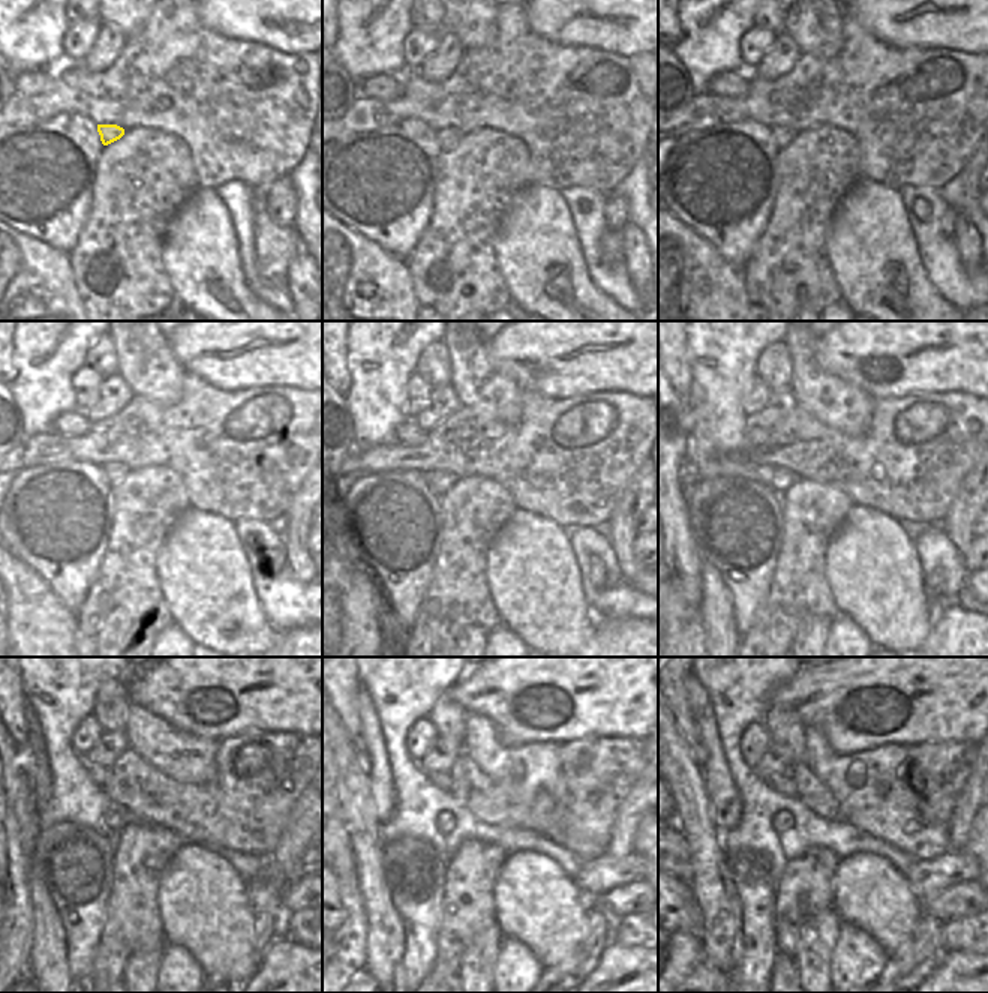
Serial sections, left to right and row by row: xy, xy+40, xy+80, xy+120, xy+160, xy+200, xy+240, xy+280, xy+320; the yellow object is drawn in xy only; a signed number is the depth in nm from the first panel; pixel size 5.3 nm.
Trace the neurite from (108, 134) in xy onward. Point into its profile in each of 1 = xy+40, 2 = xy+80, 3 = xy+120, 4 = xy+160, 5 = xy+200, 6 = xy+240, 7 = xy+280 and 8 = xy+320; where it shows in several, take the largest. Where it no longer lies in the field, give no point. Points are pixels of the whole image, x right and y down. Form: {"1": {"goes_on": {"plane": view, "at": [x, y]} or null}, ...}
{"1": {"goes_on": {"plane": "xy+40", "at": [447, 138]}}, "2": {"goes_on": {"plane": "xy+80", "at": [783, 137]}}, "3": {"goes_on": {"plane": "xy+120", "at": [114, 473]}}, "4": {"goes_on": {"plane": "xy+160", "at": [441, 480]}}, "5": {"goes_on": {"plane": "xy+200", "at": [781, 479]}}, "6": {"goes_on": {"plane": "xy+240", "at": [111, 819]}}, "7": {"goes_on": {"plane": "xy+280", "at": [446, 822]}}, "8": {"goes_on": {"plane": "xy+320", "at": [781, 821]}}}

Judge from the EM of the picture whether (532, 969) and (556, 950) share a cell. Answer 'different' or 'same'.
different

